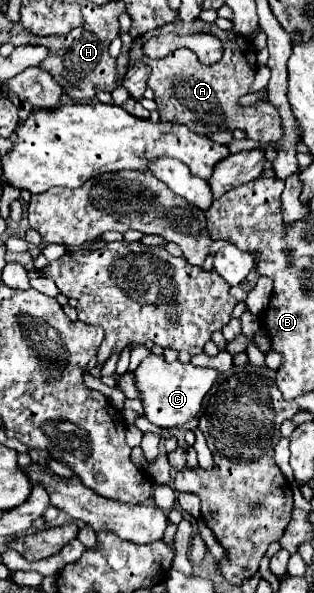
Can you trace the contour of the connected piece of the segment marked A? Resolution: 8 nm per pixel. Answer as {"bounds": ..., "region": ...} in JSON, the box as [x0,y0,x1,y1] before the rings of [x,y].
{"bounds":[129,20,281,144],"region":[[[195,20],[195,24],[203,26],[205,32],[213,32],[223,42],[223,58],[211,66],[201,64],[193,52],[189,50],[177,50],[163,60],[149,60],[143,54],[143,42],[147,42],[147,36],[135,38],[131,44],[129,58],[139,58],[139,62],[147,64],[151,68],[147,86],[155,92],[157,112],[161,114],[163,122],[173,124],[187,124],[187,128],[195,134],[211,134],[217,130],[243,130],[249,140],[257,140],[263,144],[277,142],[281,138],[281,118],[277,116],[277,108],[273,108],[269,102],[259,102],[255,106],[239,106],[237,100],[249,92],[251,82],[255,78],[257,66],[255,66],[255,52],[245,36],[237,32],[221,32],[215,28],[215,24],[205,24],[201,20]]]}

